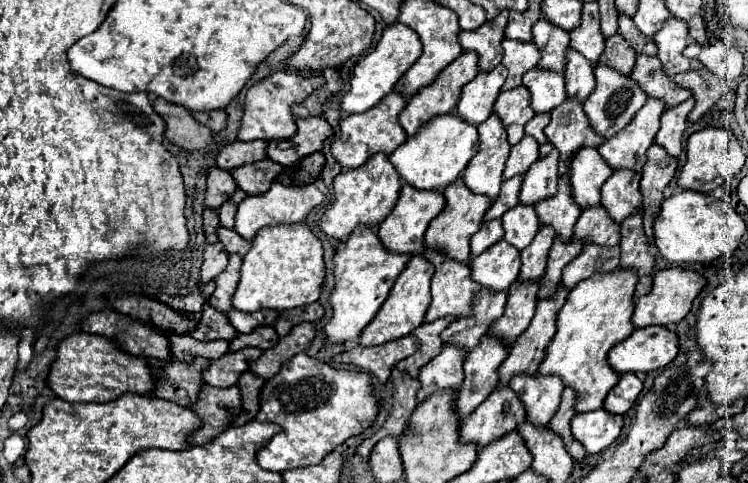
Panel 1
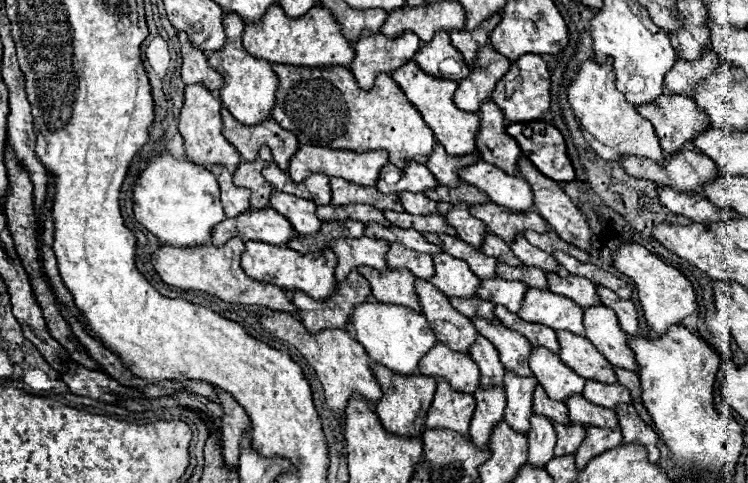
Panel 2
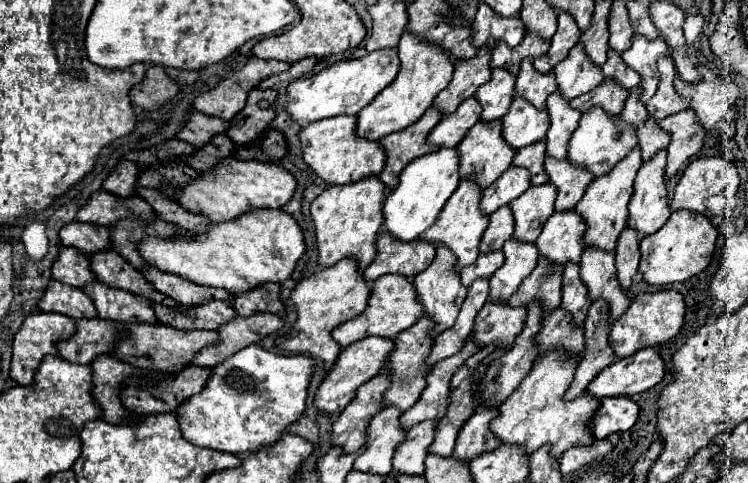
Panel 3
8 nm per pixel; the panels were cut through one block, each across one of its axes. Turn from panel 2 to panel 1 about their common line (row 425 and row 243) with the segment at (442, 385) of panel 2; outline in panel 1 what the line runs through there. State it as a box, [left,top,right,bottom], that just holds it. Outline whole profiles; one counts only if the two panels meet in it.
[424,178,490,262]

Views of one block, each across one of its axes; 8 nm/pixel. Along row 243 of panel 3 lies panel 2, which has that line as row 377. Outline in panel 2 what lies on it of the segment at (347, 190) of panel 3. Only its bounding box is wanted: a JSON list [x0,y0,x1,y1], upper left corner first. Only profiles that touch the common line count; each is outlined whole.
[260,312,382,420]

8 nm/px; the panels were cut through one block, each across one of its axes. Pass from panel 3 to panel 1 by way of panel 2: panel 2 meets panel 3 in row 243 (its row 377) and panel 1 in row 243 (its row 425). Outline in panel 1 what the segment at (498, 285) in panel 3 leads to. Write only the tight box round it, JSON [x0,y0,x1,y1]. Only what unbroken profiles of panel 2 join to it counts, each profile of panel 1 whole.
[502,204,540,250]

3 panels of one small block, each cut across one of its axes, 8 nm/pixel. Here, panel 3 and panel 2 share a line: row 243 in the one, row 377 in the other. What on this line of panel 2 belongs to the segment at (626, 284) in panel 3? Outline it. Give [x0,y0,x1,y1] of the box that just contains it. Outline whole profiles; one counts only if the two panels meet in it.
[614,366,654,424]

